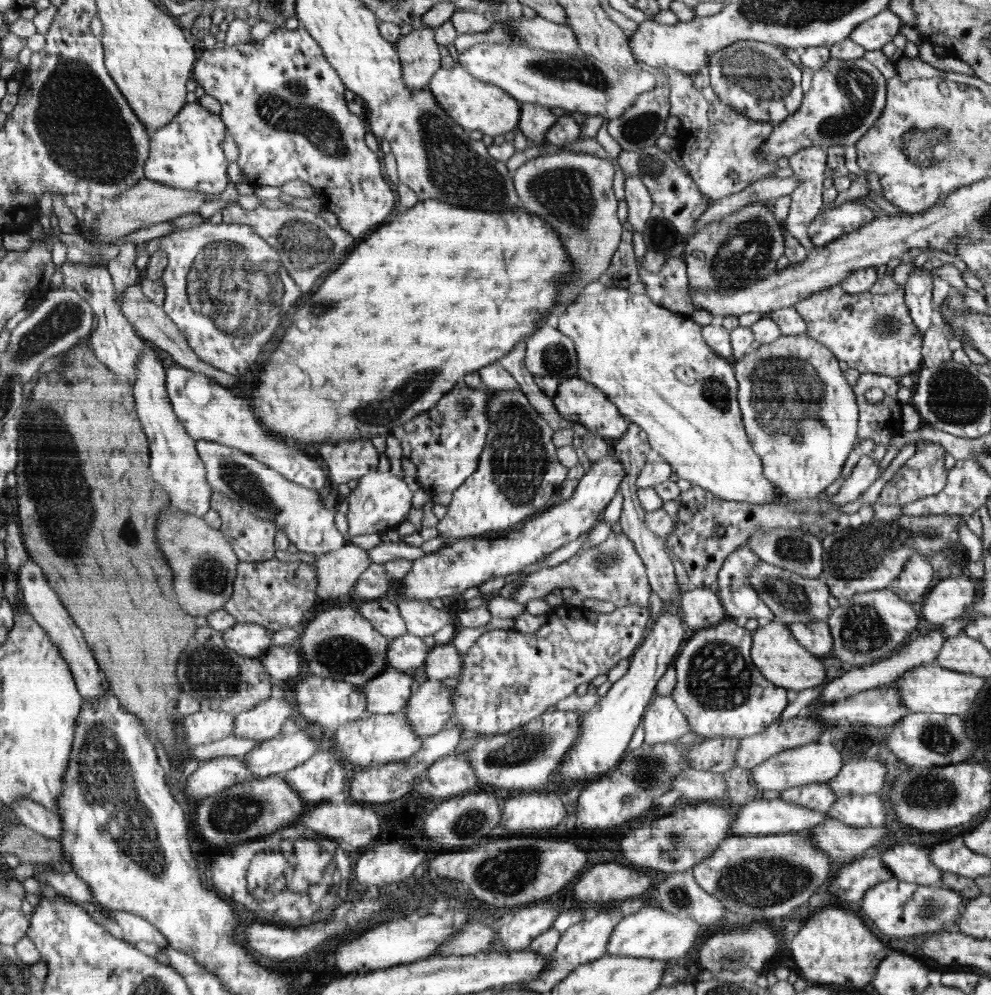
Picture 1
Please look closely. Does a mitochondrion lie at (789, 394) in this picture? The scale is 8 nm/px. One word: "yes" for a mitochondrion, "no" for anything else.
yes

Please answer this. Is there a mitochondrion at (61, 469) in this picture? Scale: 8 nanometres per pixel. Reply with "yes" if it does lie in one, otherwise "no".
yes

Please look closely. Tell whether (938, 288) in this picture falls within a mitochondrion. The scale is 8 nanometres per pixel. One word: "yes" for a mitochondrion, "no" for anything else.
no

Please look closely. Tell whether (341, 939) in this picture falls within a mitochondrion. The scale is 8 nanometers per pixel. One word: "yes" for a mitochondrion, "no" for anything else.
no

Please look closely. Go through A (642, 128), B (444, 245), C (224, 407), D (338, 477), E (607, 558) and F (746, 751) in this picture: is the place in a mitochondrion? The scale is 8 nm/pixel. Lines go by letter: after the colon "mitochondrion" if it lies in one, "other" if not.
A: mitochondrion
B: other
C: other
D: other
E: mitochondrion
F: other

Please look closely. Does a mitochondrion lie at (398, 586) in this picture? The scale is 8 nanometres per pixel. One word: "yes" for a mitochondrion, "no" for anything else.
no

